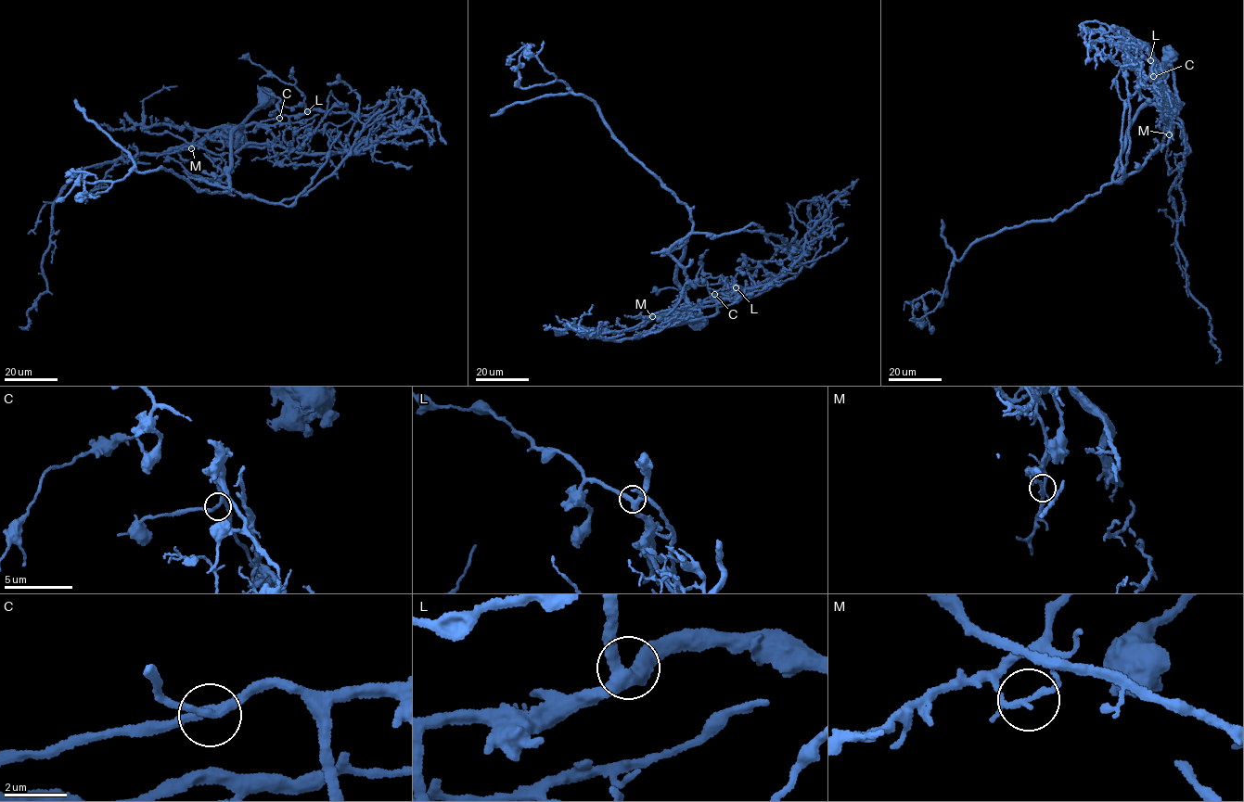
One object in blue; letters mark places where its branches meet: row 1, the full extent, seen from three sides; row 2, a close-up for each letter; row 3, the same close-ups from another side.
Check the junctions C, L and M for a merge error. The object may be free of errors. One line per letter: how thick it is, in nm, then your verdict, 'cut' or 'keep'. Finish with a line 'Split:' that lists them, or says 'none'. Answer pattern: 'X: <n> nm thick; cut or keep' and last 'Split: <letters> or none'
C: 220 nm thick; keep
L: 380 nm thick; keep
M: 150 nm thick; cut
Split: M

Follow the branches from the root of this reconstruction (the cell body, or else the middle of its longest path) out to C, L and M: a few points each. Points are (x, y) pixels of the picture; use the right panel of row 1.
C: (1168, 57), (1174, 79), (1172, 105), (1165, 102), (1165, 91), (1153, 76)
L: (1168, 57), (1174, 79), (1174, 96), (1171, 105), (1163, 99), (1166, 94), (1157, 82), (1150, 60)
M: (1168, 57), (1175, 92), (1172, 105), (1162, 107), (1168, 116), (1169, 134)

